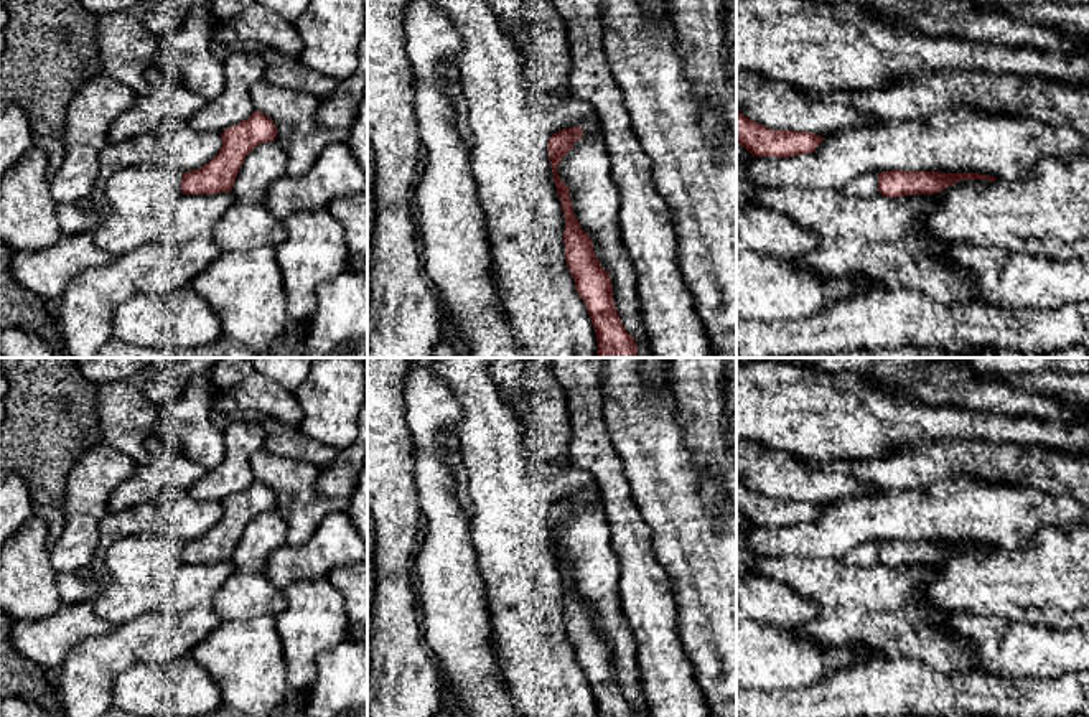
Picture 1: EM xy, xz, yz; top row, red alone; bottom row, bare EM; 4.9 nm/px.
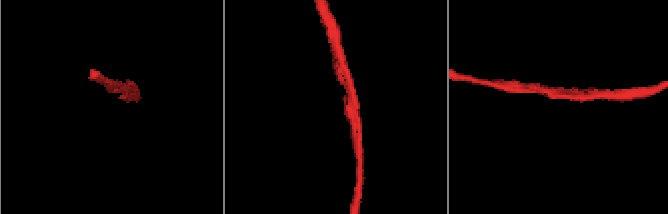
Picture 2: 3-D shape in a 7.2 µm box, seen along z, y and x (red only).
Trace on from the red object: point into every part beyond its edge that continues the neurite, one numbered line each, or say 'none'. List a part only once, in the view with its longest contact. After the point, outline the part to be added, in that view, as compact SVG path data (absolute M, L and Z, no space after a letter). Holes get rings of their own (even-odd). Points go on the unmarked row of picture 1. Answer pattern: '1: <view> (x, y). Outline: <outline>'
none

